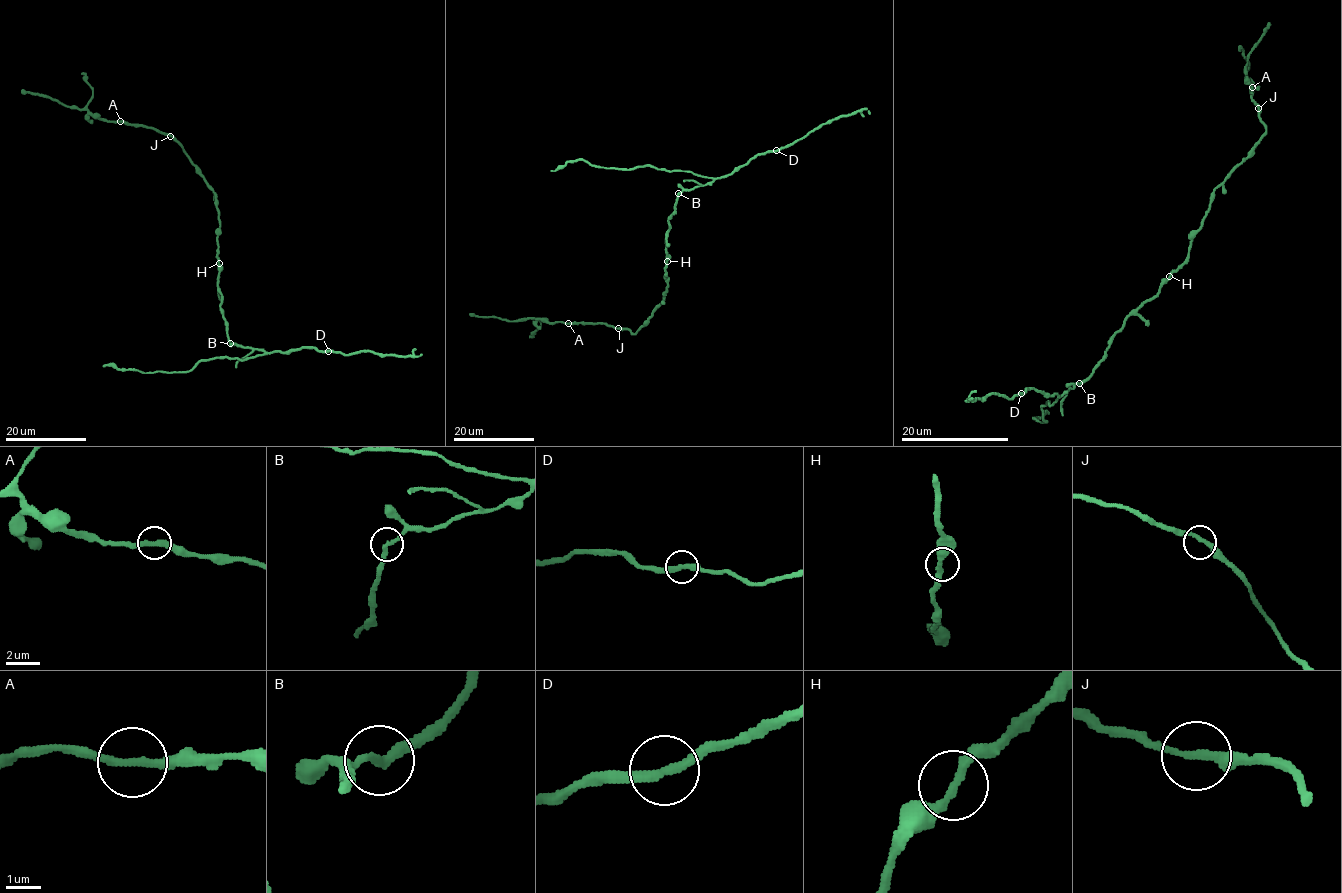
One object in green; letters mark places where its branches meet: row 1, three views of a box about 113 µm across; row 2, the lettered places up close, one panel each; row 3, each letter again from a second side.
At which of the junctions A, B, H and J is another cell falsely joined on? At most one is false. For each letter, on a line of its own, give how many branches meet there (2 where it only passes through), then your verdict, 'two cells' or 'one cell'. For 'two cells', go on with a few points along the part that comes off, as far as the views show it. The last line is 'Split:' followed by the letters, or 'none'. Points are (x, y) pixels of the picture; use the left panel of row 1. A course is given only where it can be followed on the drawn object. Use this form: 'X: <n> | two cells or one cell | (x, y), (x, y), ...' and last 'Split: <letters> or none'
A: 2 | one cell
B: 2 | two cells | (230, 344), (262, 349), (268, 353), (316, 348), (345, 355), (362, 351), (394, 356), (421, 354)
H: 2 | one cell
J: 2 | one cell
Split: B

